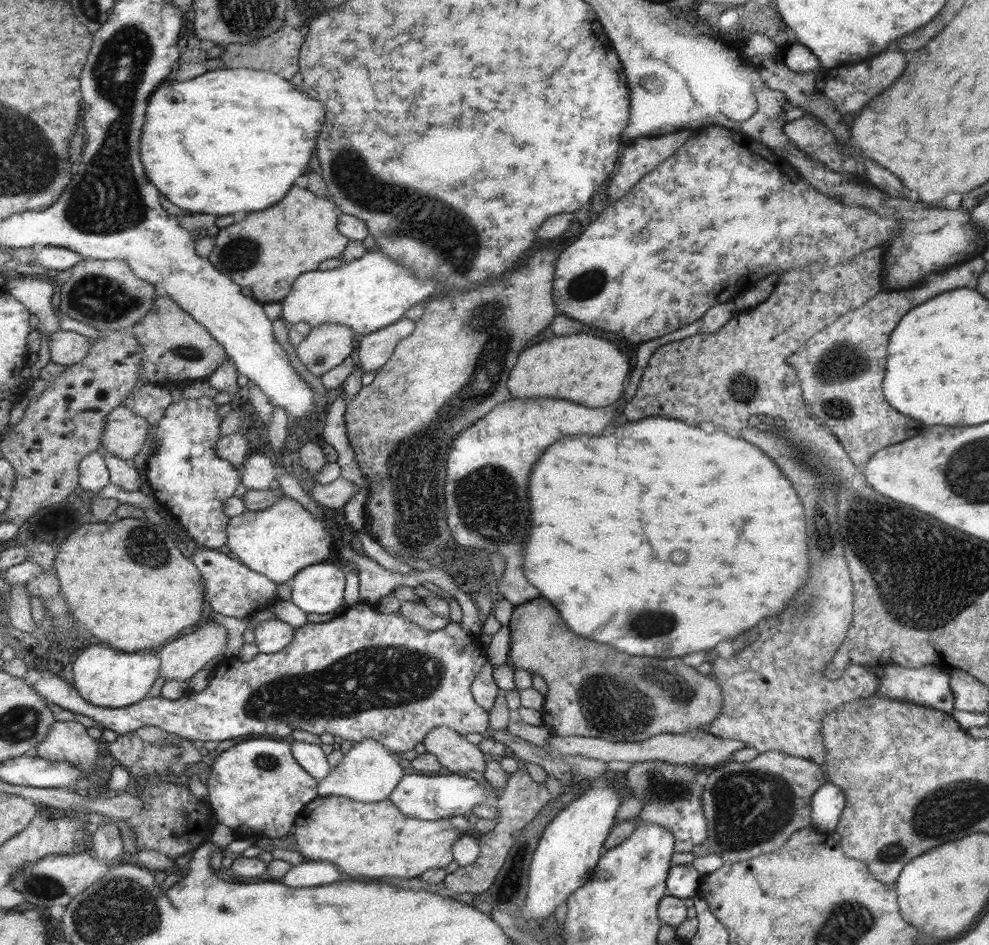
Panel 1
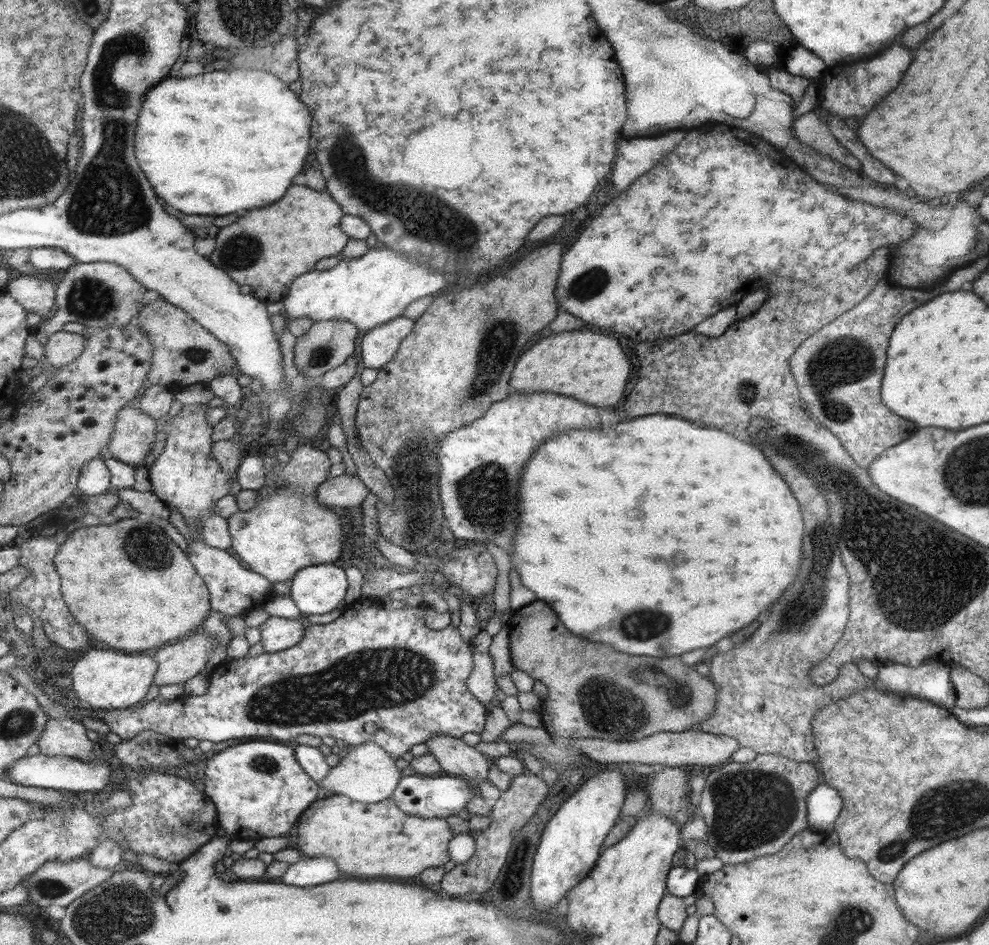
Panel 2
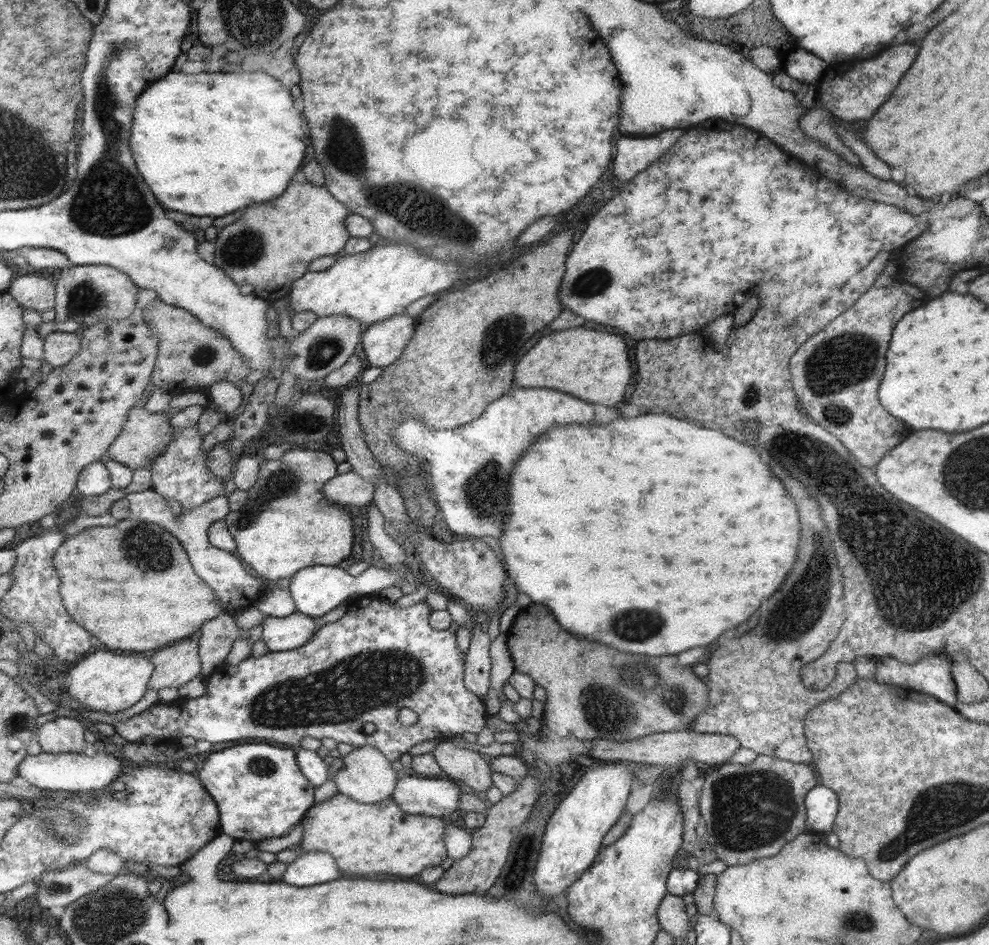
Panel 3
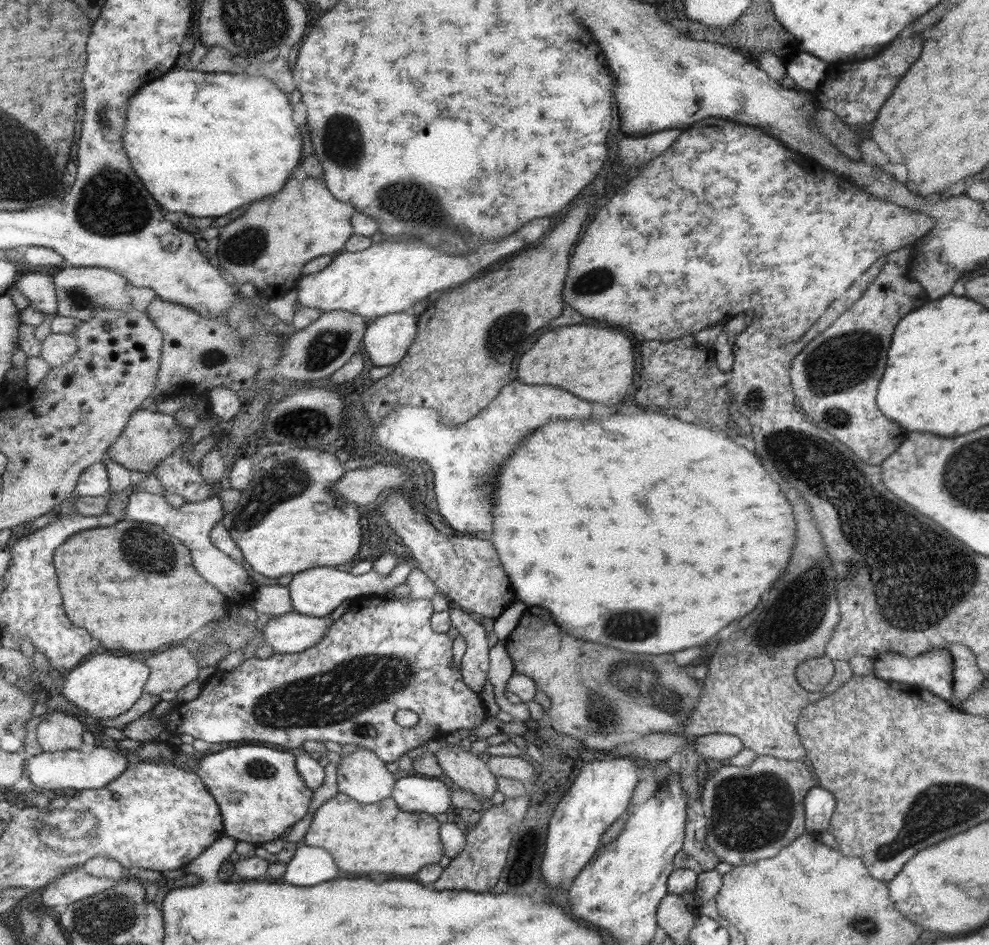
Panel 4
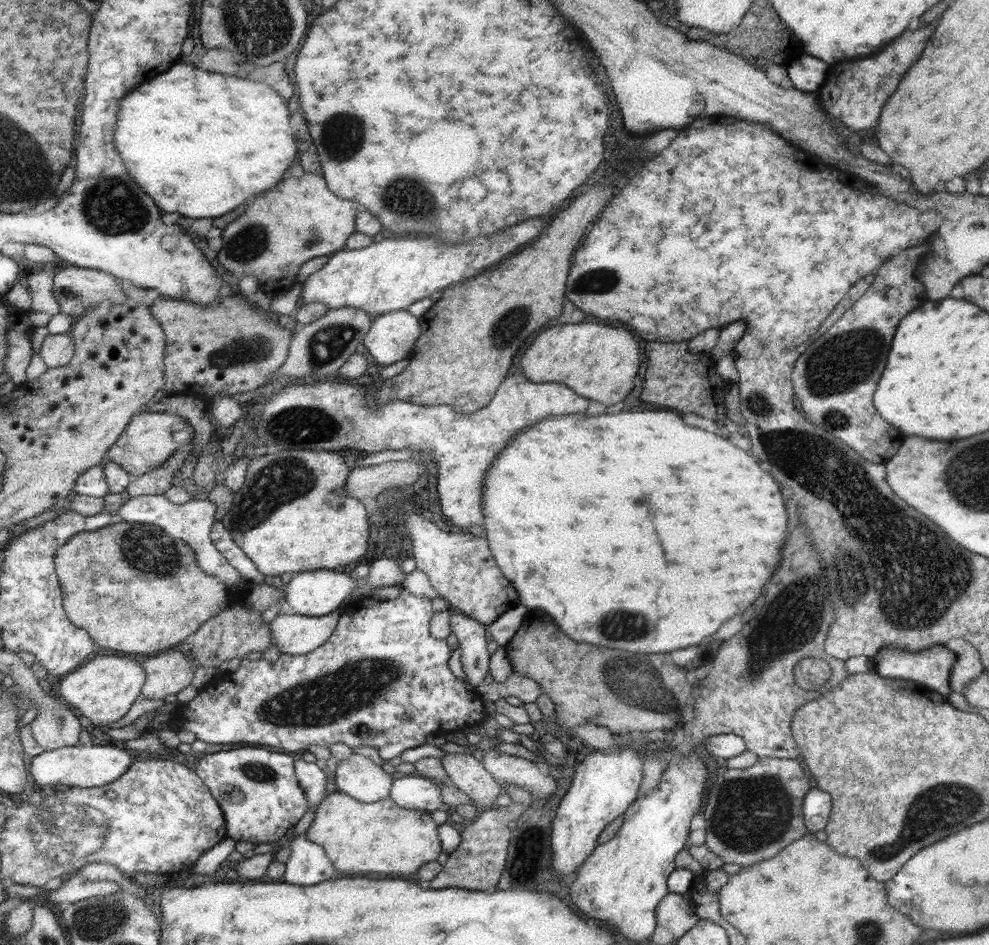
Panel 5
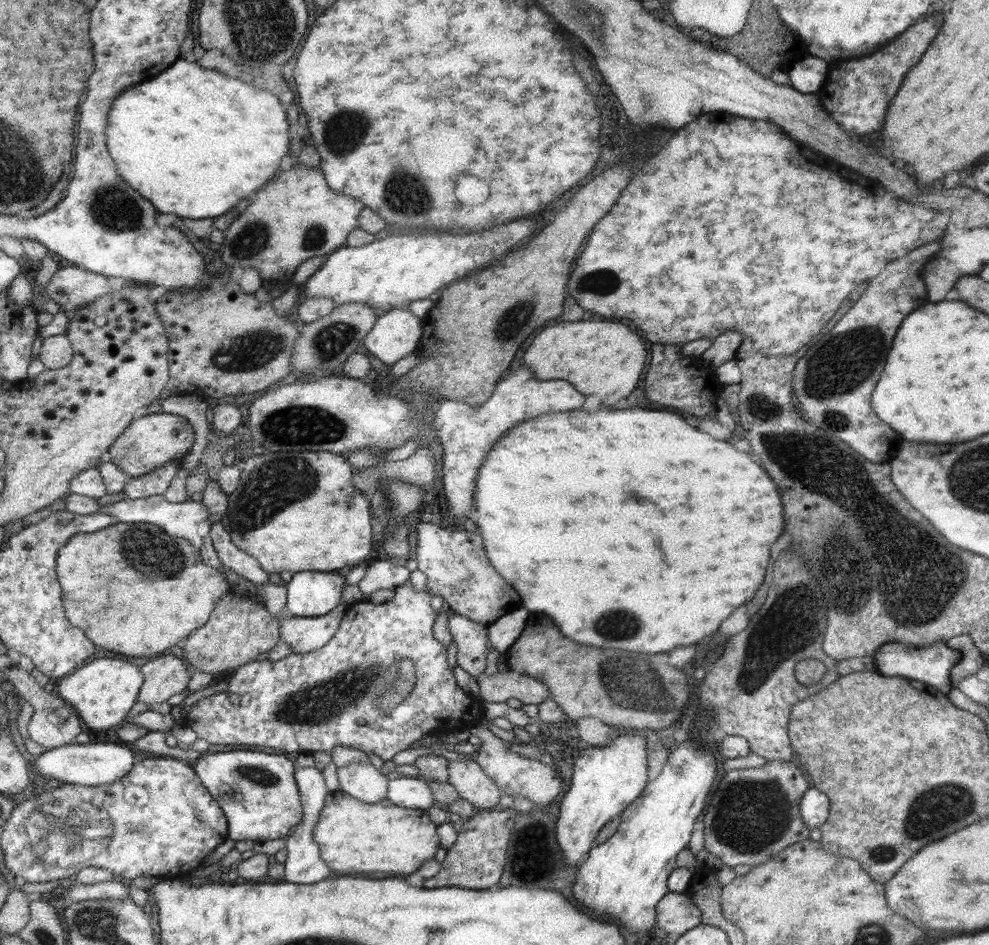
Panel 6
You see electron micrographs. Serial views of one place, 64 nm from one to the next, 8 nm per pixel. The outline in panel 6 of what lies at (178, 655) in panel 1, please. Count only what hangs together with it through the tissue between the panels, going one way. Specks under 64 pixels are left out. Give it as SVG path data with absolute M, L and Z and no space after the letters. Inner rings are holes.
M171 654L155 656L143 666L144 683L137 701L146 705L165 703L175 694L186 690L192 671L184 660Z

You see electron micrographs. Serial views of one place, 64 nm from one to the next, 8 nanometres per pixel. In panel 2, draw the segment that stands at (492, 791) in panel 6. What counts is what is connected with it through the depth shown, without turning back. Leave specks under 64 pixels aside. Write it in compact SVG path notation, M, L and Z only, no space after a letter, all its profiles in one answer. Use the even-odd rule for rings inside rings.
M435 733L425 746L447 775L458 776L471 782L474 778L487 778L491 761L473 747L465 745L453 735Z

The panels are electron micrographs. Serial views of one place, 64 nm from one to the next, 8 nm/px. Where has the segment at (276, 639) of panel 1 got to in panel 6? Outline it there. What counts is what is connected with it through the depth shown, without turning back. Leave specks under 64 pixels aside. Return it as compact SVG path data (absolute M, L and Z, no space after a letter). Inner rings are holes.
M342 602L330 613L319 617L280 617L280 642L285 643L292 654L303 655L321 649L328 645L333 634L339 629L347 606Z

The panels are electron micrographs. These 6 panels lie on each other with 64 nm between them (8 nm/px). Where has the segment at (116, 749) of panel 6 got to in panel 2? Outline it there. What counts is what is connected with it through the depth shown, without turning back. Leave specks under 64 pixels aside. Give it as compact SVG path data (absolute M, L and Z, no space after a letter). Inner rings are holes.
M42 753L36 756L21 758L7 774L15 784L53 790L69 790L69 792L77 792L77 794L89 791L95 792L96 790L105 788L109 784L112 775L113 771L109 768L109 764L101 760L85 763L81 759L63 756L49 757Z

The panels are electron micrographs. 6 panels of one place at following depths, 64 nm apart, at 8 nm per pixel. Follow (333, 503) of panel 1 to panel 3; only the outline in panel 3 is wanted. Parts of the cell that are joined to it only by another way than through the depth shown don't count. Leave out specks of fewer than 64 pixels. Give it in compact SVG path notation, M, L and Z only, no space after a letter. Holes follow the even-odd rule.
M349 470L326 480L321 487L325 500L341 505L363 506L372 500L376 478L364 480Z

